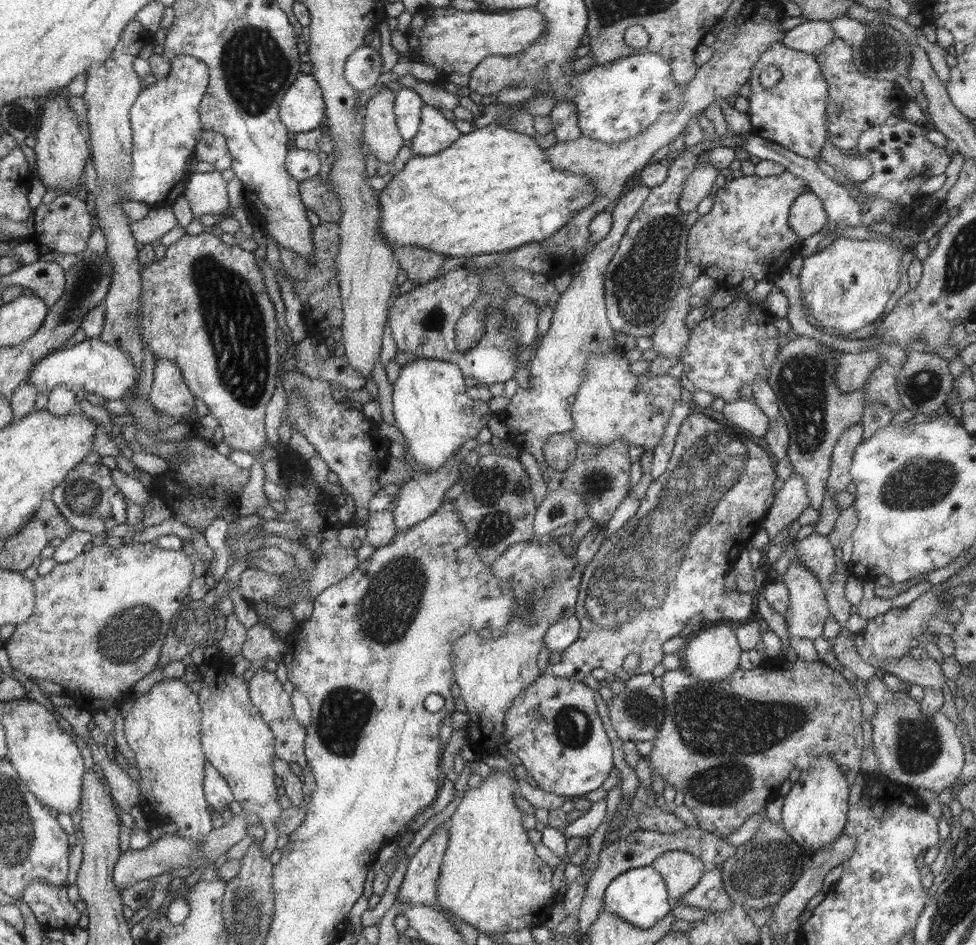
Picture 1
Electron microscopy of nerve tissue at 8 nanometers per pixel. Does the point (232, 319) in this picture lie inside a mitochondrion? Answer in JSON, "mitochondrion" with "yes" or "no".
{"mitochondrion":"yes"}

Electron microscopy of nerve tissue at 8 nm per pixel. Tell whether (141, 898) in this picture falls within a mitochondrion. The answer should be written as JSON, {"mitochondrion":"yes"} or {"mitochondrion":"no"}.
{"mitochondrion":"no"}

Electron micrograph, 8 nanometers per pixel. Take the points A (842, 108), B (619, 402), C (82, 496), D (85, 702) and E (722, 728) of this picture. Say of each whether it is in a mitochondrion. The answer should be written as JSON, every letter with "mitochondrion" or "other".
{"A":"mitochondrion","B":"other","C":"mitochondrion","D":"other","E":"mitochondrion"}

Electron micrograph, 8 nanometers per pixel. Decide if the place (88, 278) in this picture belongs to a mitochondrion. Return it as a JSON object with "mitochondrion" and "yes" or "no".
{"mitochondrion":"yes"}

